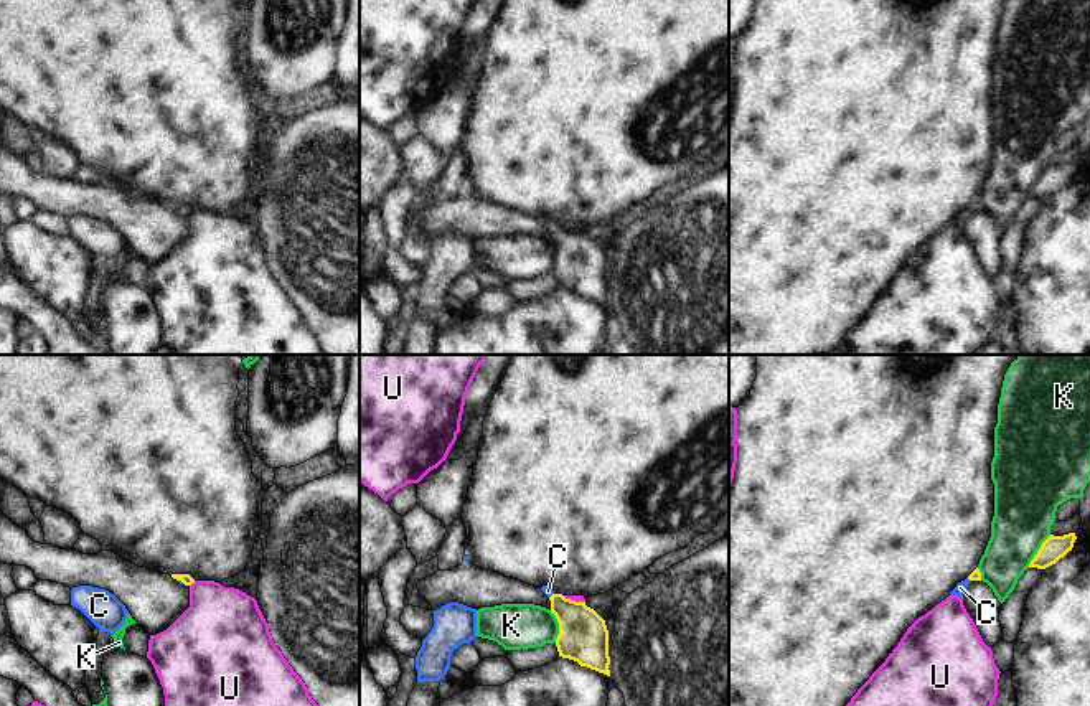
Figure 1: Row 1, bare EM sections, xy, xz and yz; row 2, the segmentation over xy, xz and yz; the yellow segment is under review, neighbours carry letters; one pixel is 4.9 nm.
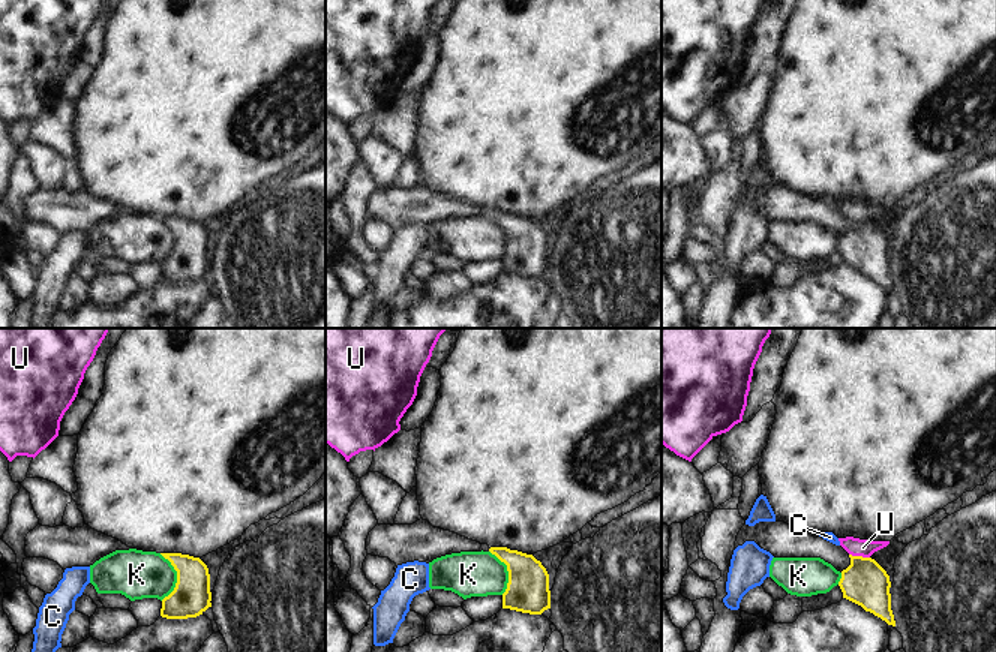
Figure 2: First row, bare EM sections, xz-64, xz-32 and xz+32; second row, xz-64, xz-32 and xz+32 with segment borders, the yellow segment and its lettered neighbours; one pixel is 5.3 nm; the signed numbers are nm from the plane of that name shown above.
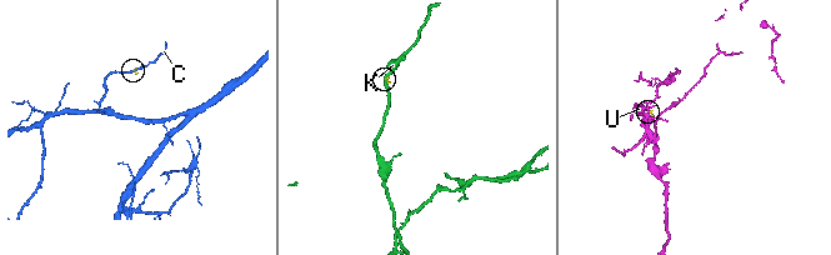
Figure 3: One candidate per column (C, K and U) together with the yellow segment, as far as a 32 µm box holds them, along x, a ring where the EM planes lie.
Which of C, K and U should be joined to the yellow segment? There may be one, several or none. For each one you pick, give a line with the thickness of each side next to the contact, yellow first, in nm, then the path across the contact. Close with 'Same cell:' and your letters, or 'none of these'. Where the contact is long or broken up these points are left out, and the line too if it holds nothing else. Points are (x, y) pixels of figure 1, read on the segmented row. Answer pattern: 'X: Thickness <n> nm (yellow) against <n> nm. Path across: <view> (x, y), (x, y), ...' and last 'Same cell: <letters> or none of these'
C: Thickness 60 nm (yellow) against 20 nm. Path across: xy (187, 579), (182, 581), (178, 581)
Same cell: C

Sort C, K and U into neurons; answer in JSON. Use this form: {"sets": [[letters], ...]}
{"sets": [["C"], ["K"], ["U"]]}

